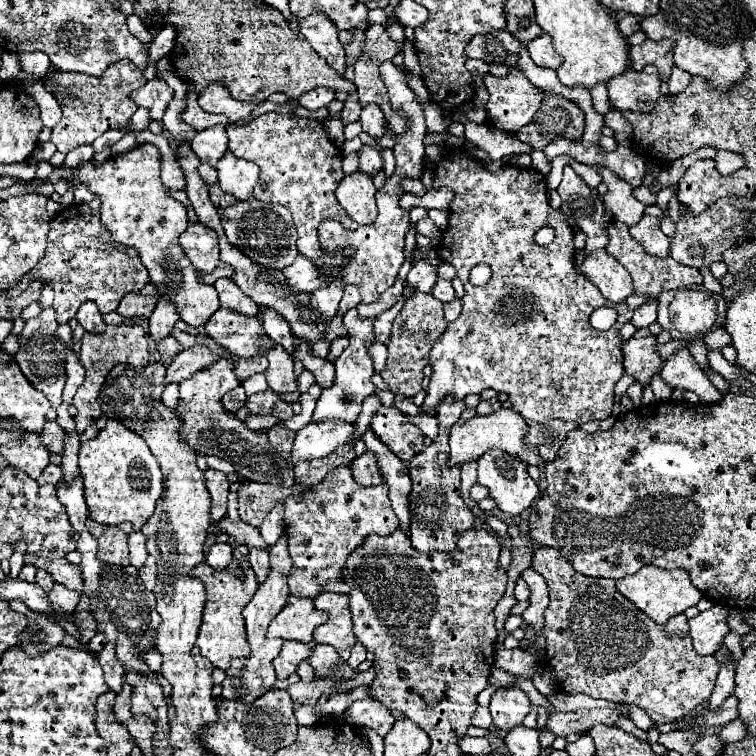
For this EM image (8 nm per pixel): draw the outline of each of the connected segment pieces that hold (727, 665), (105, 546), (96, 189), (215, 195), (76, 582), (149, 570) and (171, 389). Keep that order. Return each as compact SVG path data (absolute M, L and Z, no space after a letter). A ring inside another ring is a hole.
M720 646L714 656L720 662L720 674L718 674L714 692L710 696L710 704L716 710L722 704L722 700L734 692L734 668L736 668L736 662L732 660L732 656L730 656L726 646Z
M88 518L86 528L98 540L100 562L130 564L126 540L128 540L128 534L132 532L132 524L122 522L118 526L104 526L104 524L98 524L92 518Z
M140 144L130 152L108 158L102 166L82 164L80 170L68 178L68 182L72 180L88 184L90 190L100 196L102 224L116 242L140 252L140 258L150 272L150 282L158 286L158 294L176 304L176 310L186 324L202 328L220 308L218 292L214 286L204 286L200 282L200 274L190 266L178 246L178 236L188 226L188 214L186 206L170 198L162 186L158 148L154 144Z
M218 184L210 186L210 200L212 200L212 204L216 208L228 208L228 206L234 206L236 204L236 198L230 196L230 194L226 194L226 192L222 192Z
M38 556L36 562L34 562L34 568L46 570L54 578L54 582L64 584L66 588L72 588L72 590L80 592L80 568L70 564L70 562L66 562L64 558L52 560L52 562L44 562L44 558Z
M148 556L146 564L140 568L140 578L142 578L142 582L146 584L148 590L154 588L156 580L158 580L158 574L156 574L156 560L152 560L152 556Z
M168 384L162 392L162 400L168 408L176 408L176 404L178 404L178 384Z

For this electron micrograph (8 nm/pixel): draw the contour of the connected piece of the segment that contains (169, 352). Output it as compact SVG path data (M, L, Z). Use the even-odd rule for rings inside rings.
M172 336L162 338L160 344L158 344L158 352L160 352L162 356L170 356L170 358L174 358L180 350L182 350L182 346L180 346Z

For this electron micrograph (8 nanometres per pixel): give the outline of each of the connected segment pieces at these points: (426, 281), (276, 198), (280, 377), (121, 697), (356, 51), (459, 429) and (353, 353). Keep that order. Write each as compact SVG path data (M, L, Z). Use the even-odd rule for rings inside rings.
M416 258L412 270L406 276L406 284L412 286L416 292L432 292L436 280L438 280L436 268L430 266L424 258Z
M268 112L244 126L228 124L226 134L228 134L228 150L236 158L244 158L260 166L260 178L258 178L258 184L254 186L254 198L262 202L282 204L292 212L294 226L298 232L298 242L296 242L298 252L310 260L316 260L322 272L330 278L330 284L314 290L310 294L310 300L314 309L324 316L324 320L332 322L338 312L338 304L344 290L344 284L340 282L336 268L344 264L344 258L342 256L330 258L320 250L318 226L326 218L342 218L342 226L346 230L354 230L358 226L344 212L344 208L338 204L334 196L336 184L344 178L342 154L338 146L334 146L328 140L320 120L300 118L296 114L284 116L284 114Z
M276 346L272 348L272 352L268 352L268 362L270 366L264 372L268 386L278 394L294 392L298 388L298 382L294 376L292 356L282 346Z
M124 684L122 692L116 696L114 714L116 714L118 724L126 724L126 720L132 716L132 712L130 712L130 694L132 694L132 688L128 688L128 684Z
M356 26L354 30L354 38L350 42L350 46L346 46L346 63L347 66L353 66L358 60L358 56L362 54L362 44L364 44L364 26Z
M500 408L494 414L488 416L474 416L466 422L456 422L450 430L450 460L448 464L462 464L466 460L478 460L486 450L490 448L500 448L524 462L528 462L530 466L536 466L540 462L540 454L538 448L528 448L524 438L528 432L528 424L522 418L520 412L516 412L514 408Z
M356 308L348 310L344 314L344 326L348 328L350 336L350 346L340 354L340 358L334 362L336 366L336 376L332 386L322 388L322 394L316 402L316 410L312 416L312 422L324 422L324 420L344 420L348 424L354 424L362 412L362 402L374 392L374 384L370 382L374 374L372 360L366 352L366 342L374 340L374 328L372 328L372 318L360 320Z

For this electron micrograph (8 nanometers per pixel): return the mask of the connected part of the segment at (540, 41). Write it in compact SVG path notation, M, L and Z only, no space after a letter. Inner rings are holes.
M540 34L532 42L528 42L526 48L530 52L532 62L542 66L542 68L558 68L560 62L562 62L560 56L556 54L556 50L552 46L552 38L548 34Z

